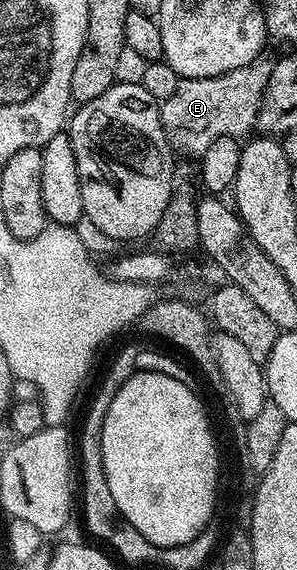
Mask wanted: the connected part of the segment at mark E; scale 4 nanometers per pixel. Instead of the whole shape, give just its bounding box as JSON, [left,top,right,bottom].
[159,56,275,160]

